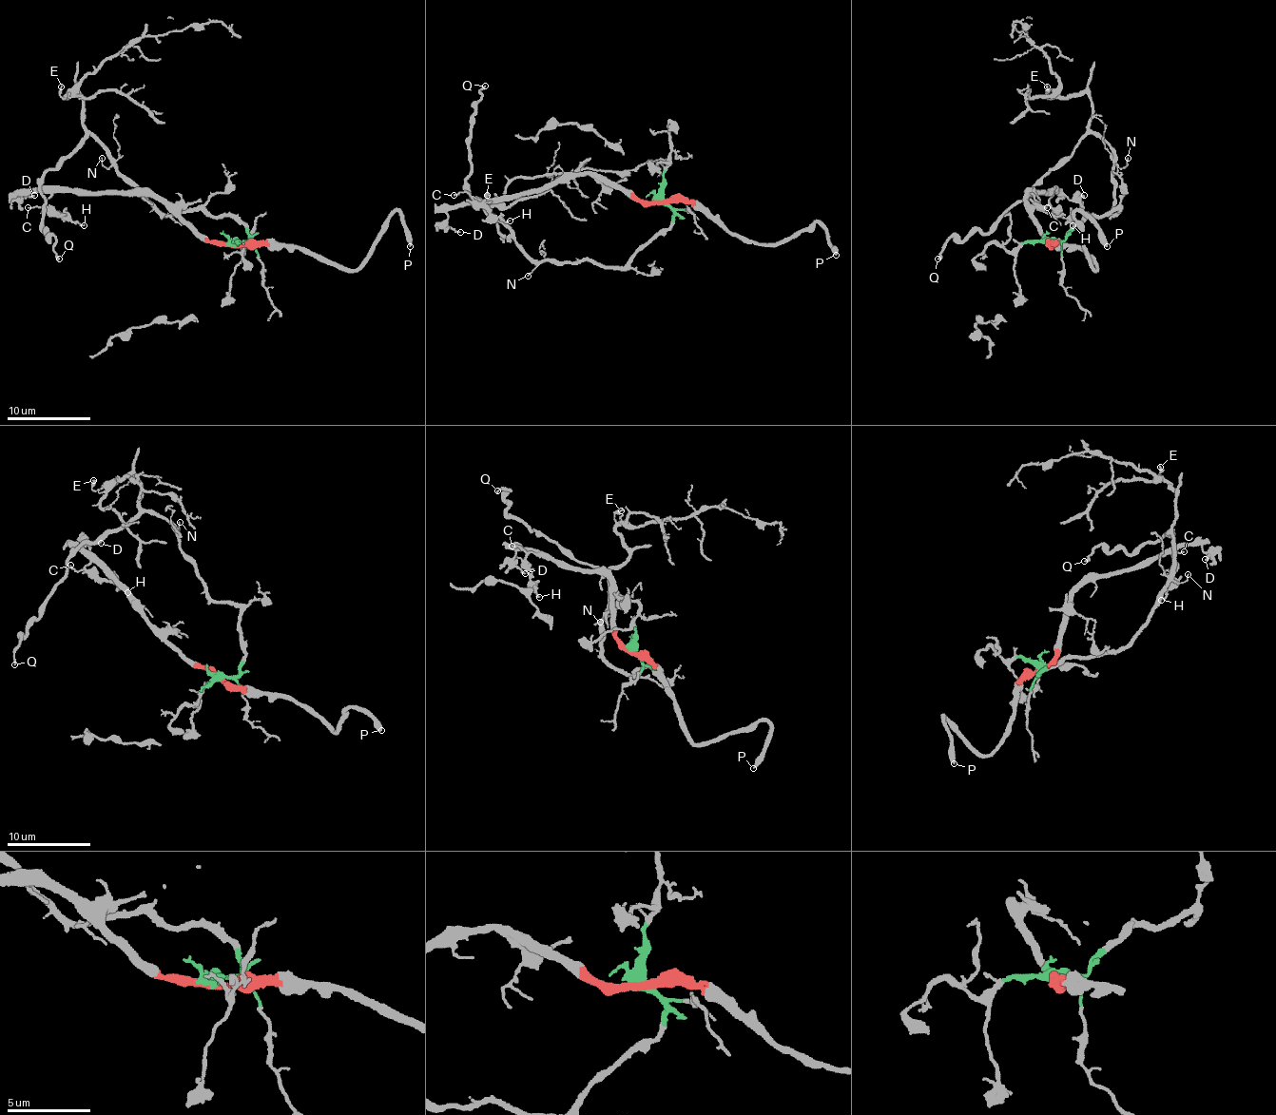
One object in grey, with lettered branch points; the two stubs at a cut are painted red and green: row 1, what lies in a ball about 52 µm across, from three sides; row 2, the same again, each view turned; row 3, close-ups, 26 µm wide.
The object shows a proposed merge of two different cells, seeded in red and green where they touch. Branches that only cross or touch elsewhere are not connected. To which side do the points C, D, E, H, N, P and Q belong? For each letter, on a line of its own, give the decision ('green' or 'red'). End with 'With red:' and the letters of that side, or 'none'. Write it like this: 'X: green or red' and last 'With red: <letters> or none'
C: red
D: red
E: green
H: red
N: green
P: red
Q: green
With red: C, D, H, P

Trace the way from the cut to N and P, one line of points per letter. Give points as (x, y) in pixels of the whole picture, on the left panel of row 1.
N: (235, 244), (247, 240), (247, 230), (228, 216), (197, 211), (162, 213), (111, 165), (106, 167), (101, 157)
P: (235, 244), (296, 244), (333, 263), (356, 270), (394, 211), (399, 213), (410, 247)

